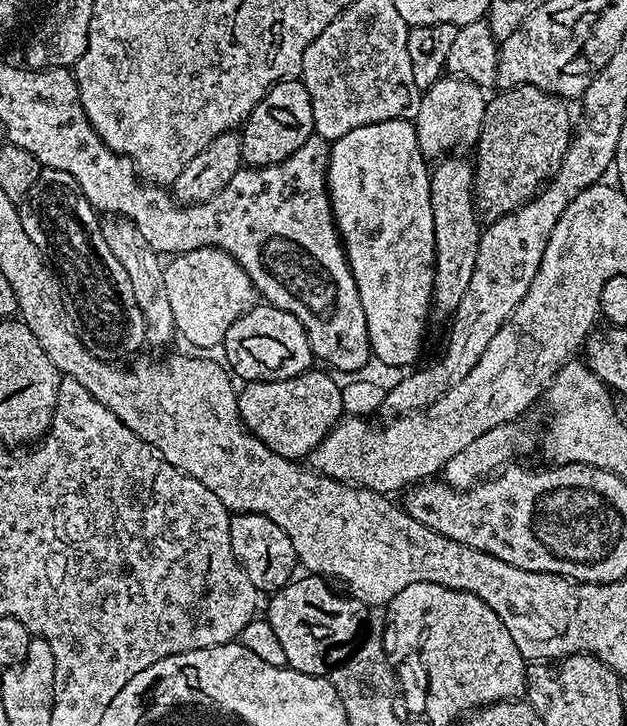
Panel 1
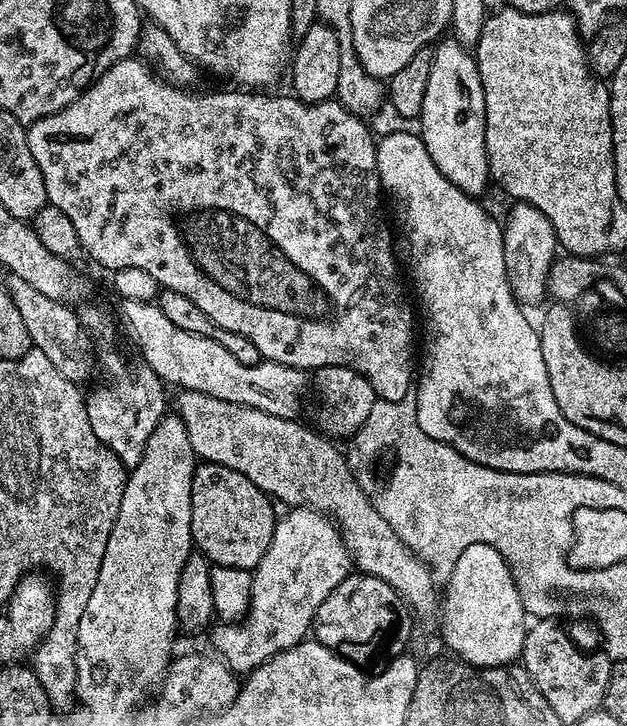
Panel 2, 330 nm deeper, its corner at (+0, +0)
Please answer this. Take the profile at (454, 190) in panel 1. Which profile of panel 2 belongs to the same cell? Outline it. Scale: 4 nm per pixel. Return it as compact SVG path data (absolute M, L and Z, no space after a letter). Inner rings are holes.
M455 38L441 39L435 50L434 66L430 66L430 79L418 117L418 135L430 158L434 158L434 166L458 190L480 198L490 188L490 177L486 158L486 98L482 94L476 57Z

